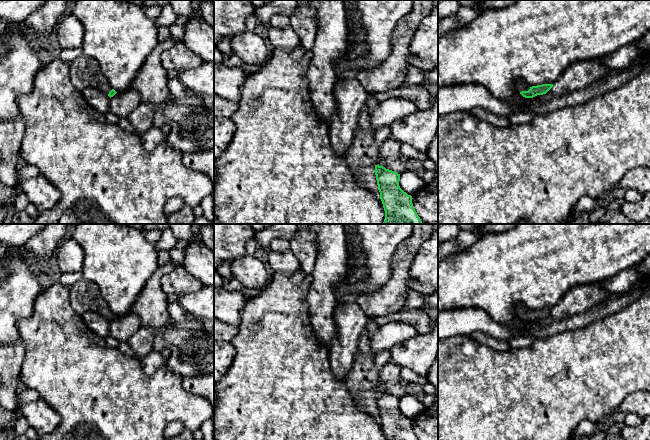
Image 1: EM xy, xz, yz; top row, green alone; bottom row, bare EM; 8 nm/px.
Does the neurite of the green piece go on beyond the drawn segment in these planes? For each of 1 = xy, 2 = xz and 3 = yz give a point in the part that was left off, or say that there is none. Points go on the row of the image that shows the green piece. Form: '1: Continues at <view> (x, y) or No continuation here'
1: Continues at xy (85, 72)
2: No continuation here
3: Continues at yz (521, 87)

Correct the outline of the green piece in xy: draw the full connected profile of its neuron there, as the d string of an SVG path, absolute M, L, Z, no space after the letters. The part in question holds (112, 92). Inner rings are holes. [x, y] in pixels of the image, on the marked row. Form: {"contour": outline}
{"contour": "M82 54L70 64L70 79L80 91L87 87L93 87L107 94L110 98L117 93L102 74L98 62L85 54Z"}

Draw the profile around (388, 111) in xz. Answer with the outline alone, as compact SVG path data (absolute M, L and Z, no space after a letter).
M391 97L379 102L371 115L371 125L377 130L390 126L396 120L419 111L416 104L407 98Z

